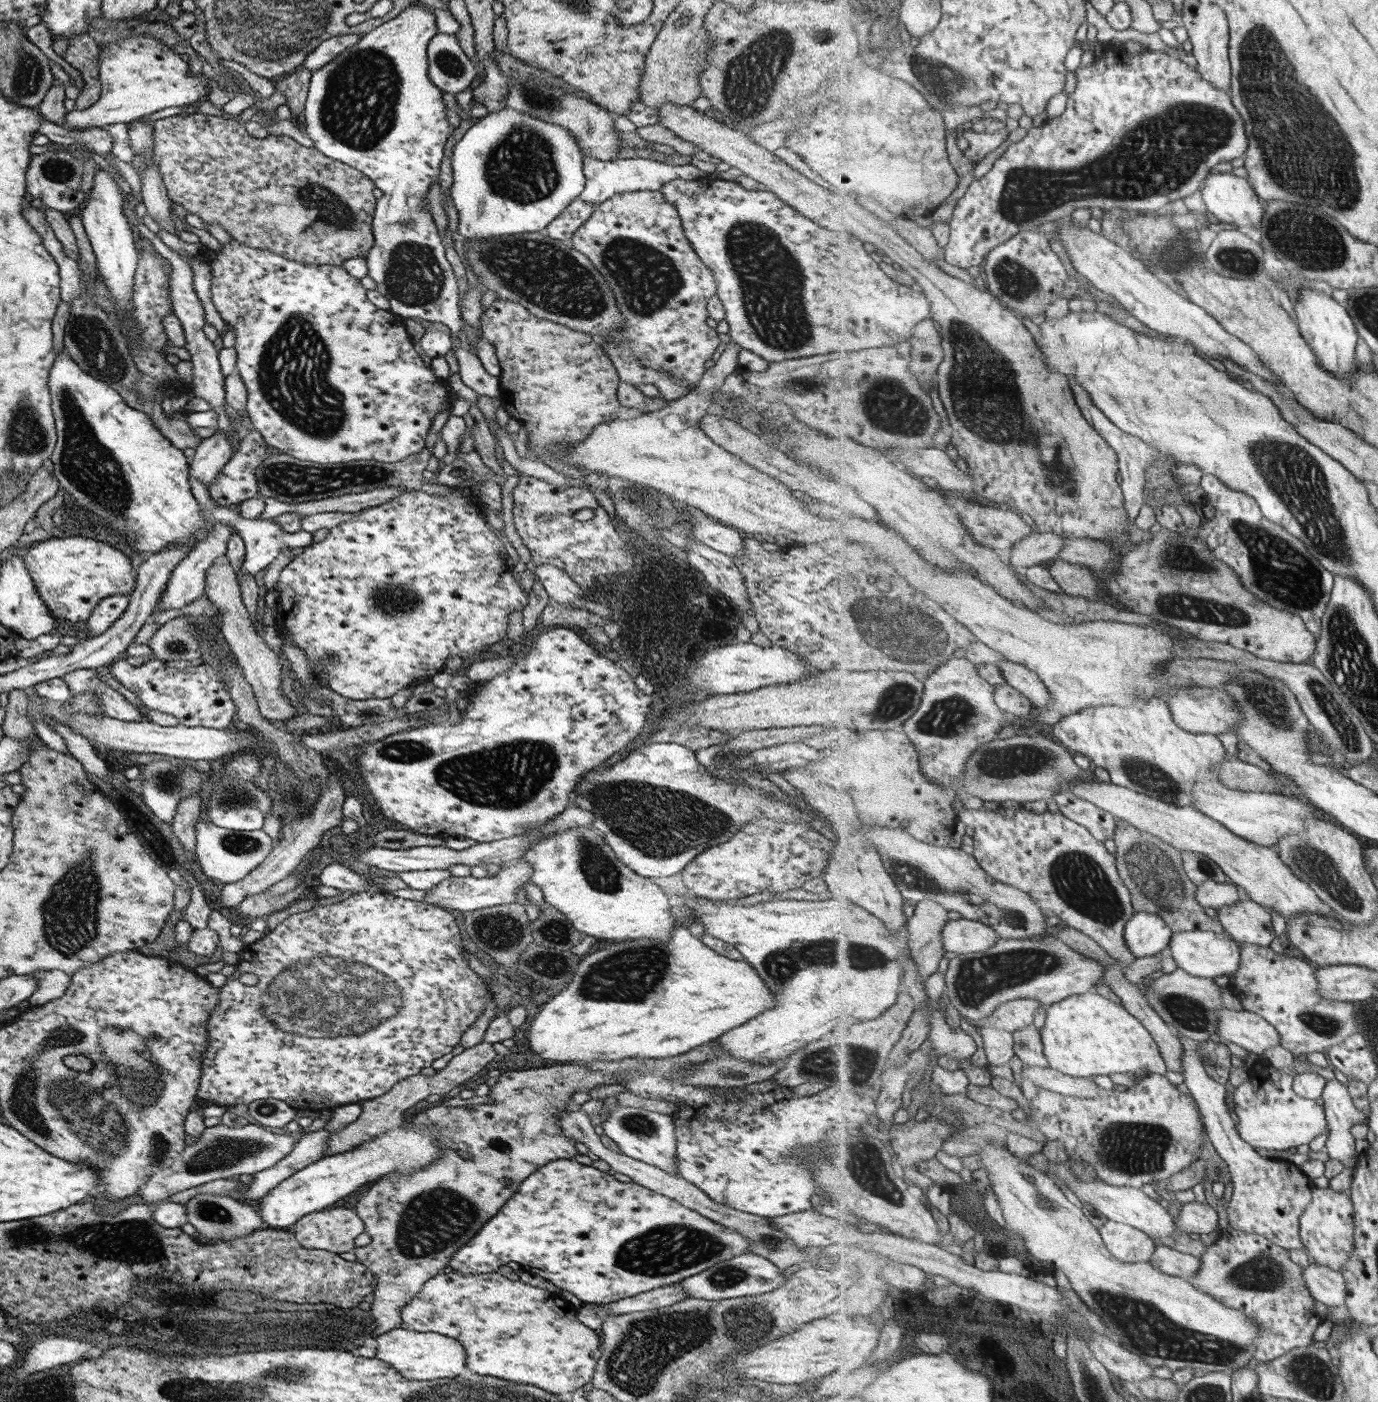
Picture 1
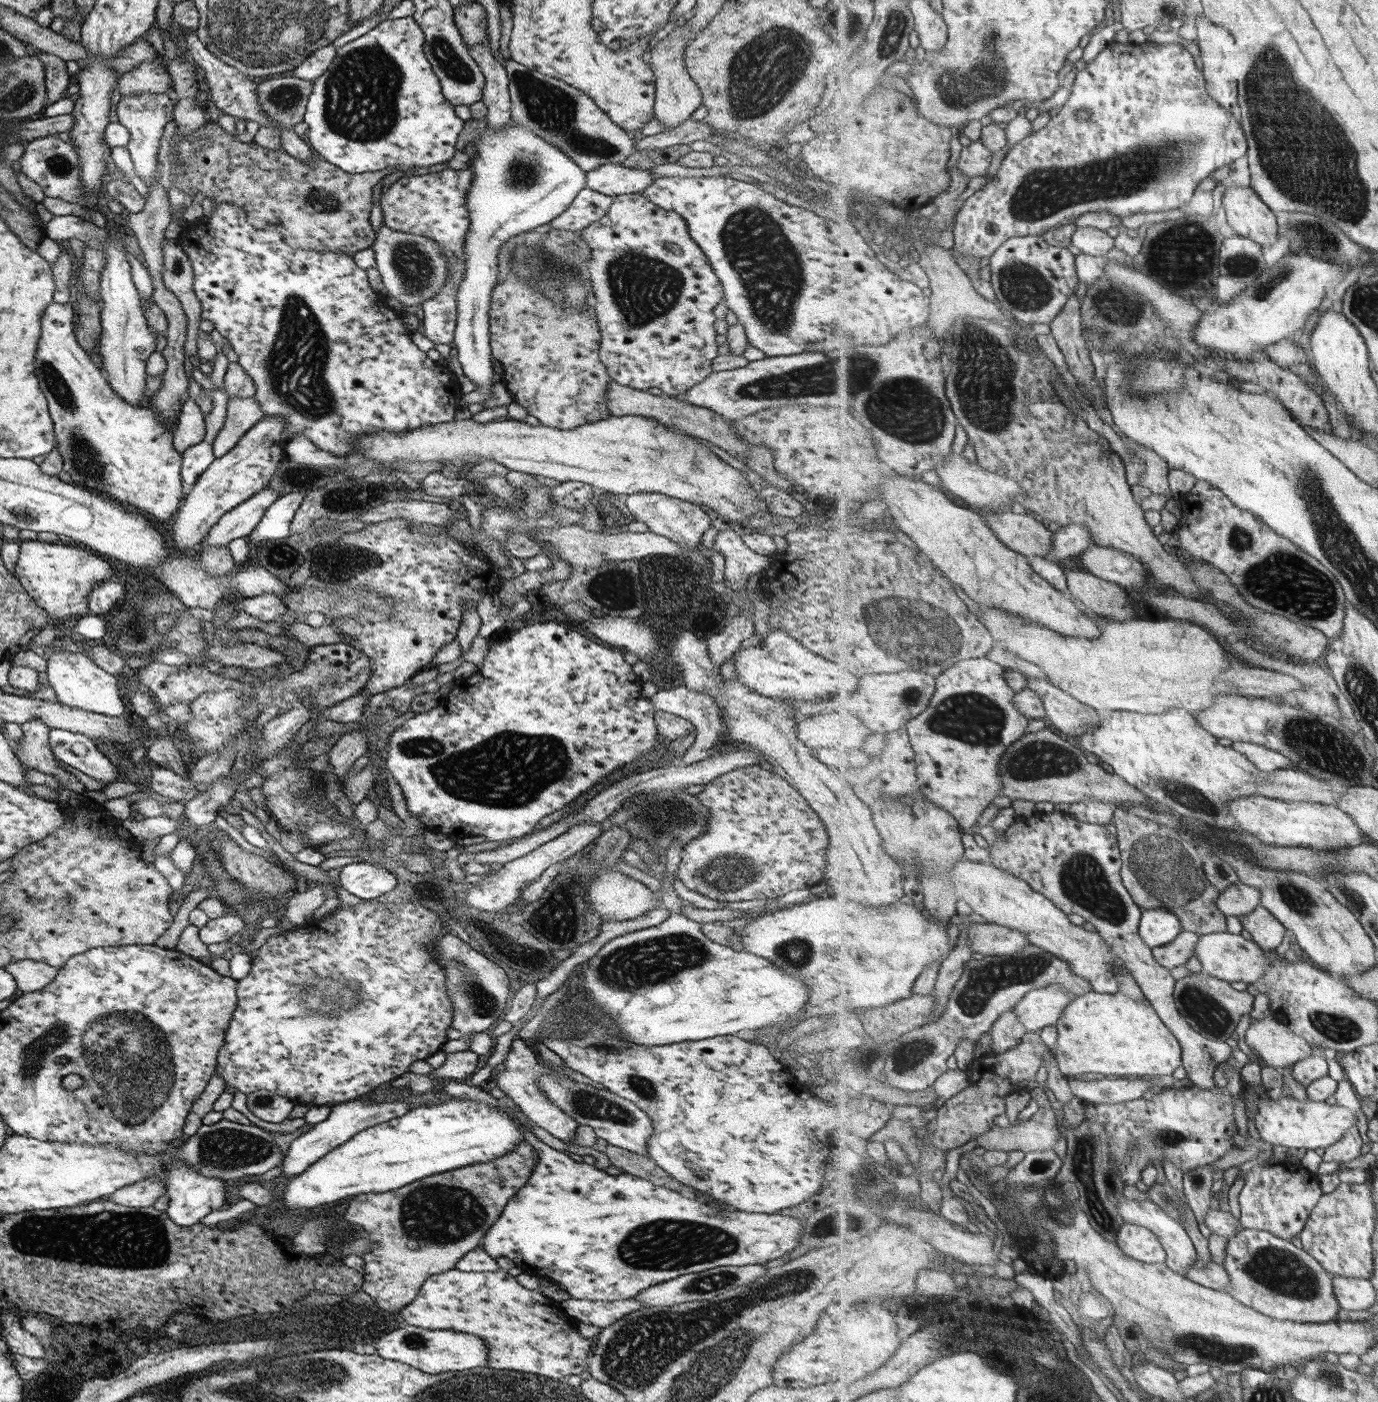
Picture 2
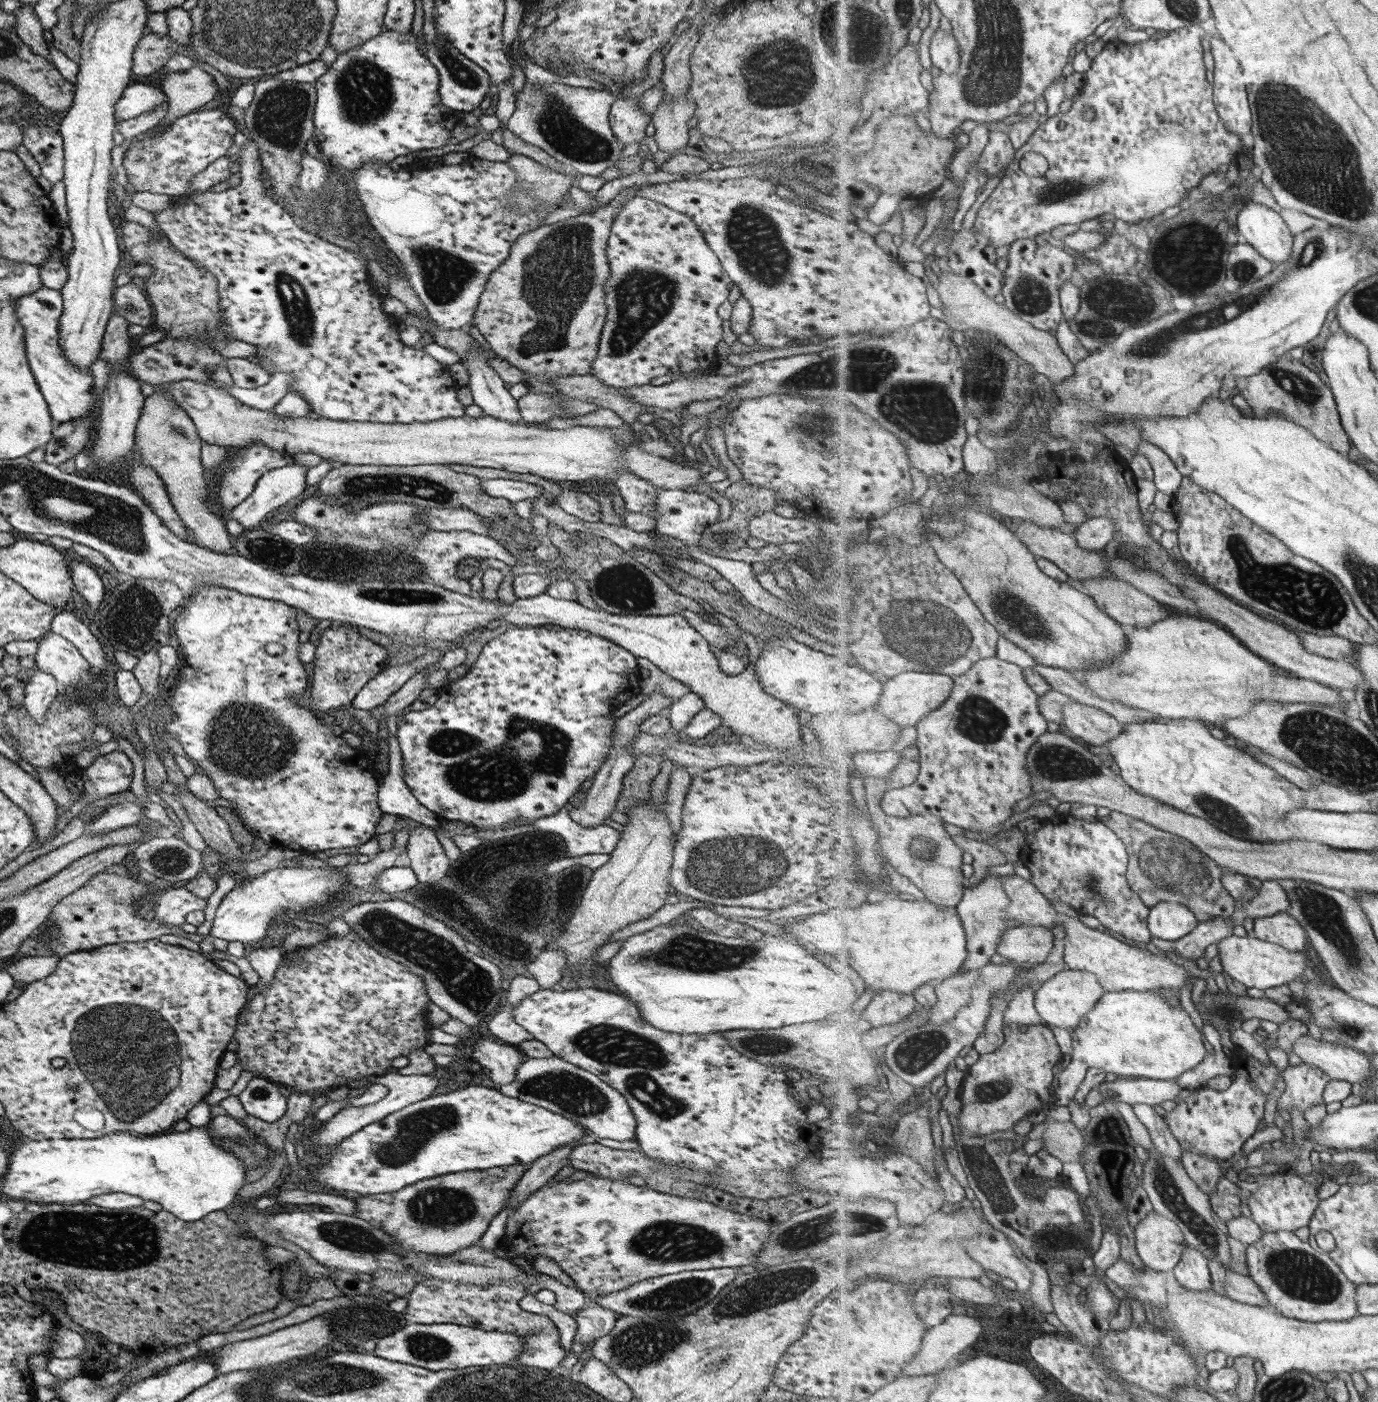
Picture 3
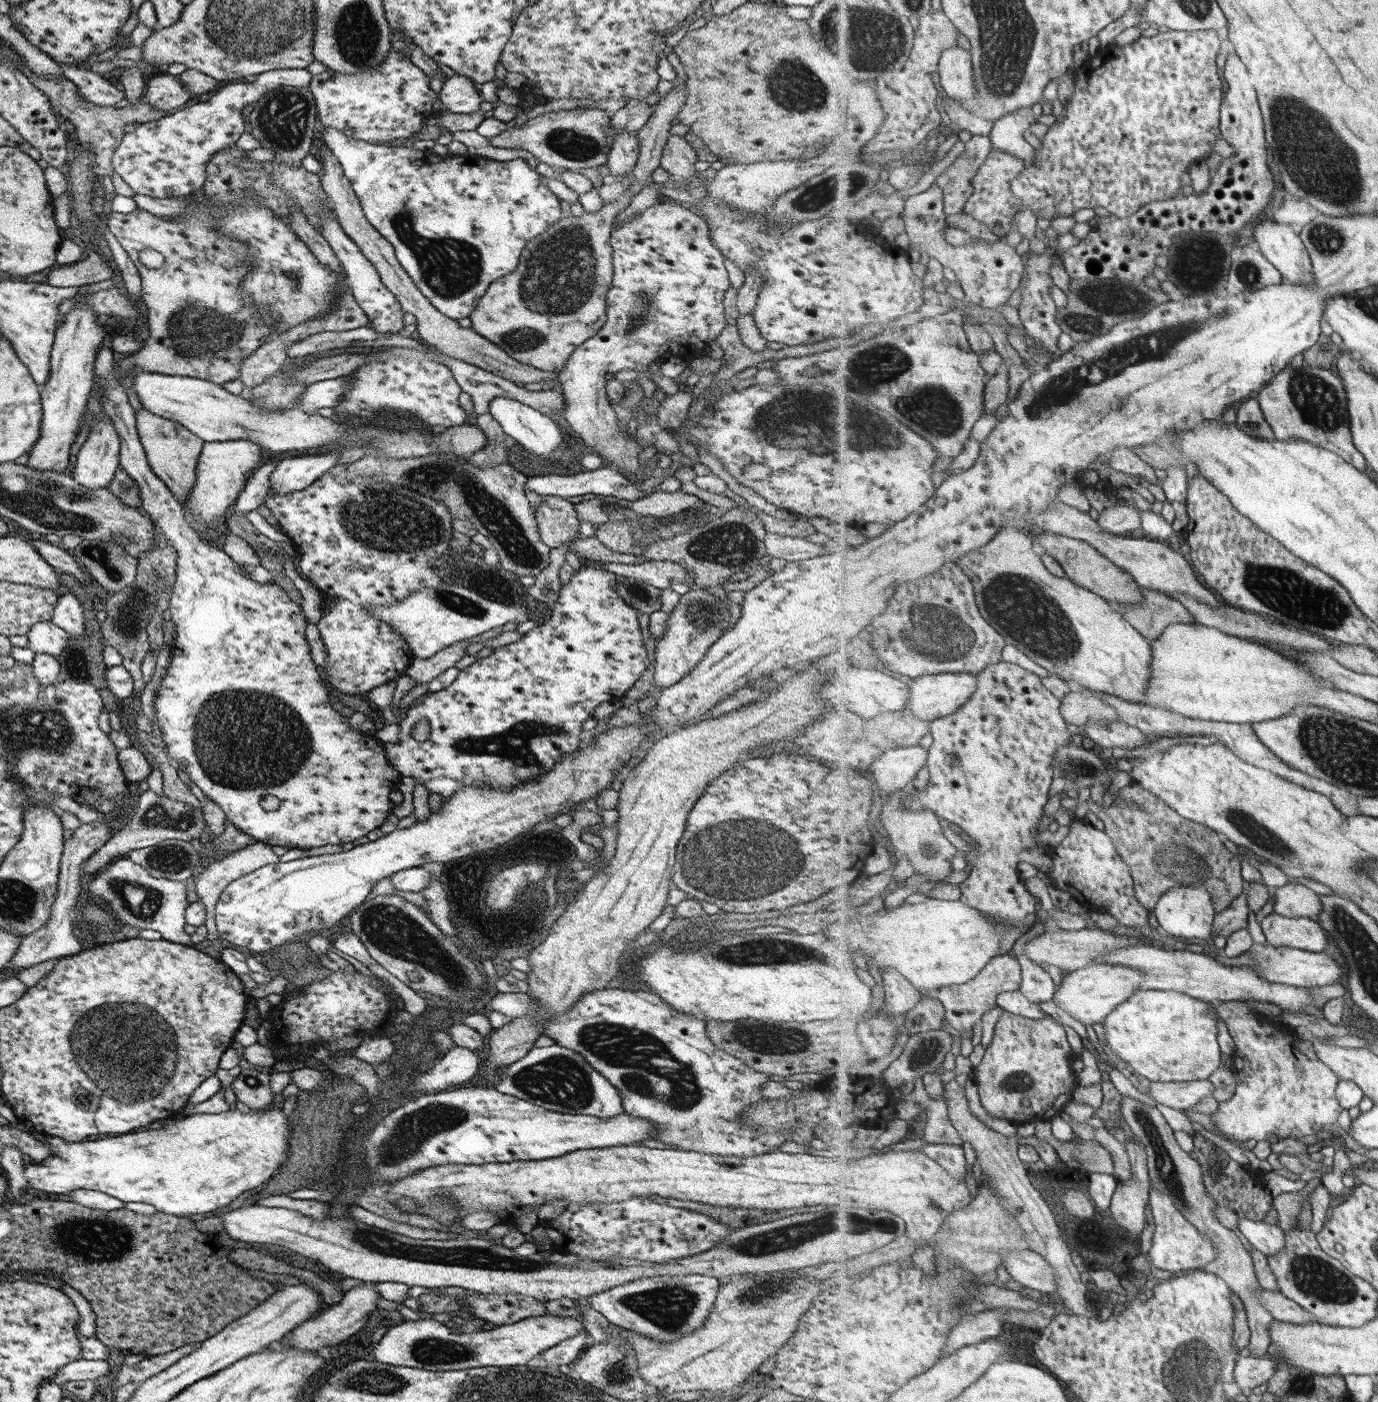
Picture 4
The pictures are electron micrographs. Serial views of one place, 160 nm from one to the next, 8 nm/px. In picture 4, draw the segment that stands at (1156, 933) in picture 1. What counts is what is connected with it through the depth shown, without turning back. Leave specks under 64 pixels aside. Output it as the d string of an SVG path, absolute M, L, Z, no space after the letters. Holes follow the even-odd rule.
M1181 885L1177 888L1170 888L1161 902L1153 911L1159 925L1169 935L1180 936L1190 941L1212 940L1214 922L1216 922L1216 908L1214 907L1214 896L1206 888L1193 888L1189 885Z

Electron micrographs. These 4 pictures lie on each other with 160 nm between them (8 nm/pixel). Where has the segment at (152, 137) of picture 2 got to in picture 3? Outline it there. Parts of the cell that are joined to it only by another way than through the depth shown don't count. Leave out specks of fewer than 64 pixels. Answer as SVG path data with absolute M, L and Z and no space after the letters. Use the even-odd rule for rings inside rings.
M151 82L127 85L115 101L115 118L122 121L138 117L141 113L158 107L158 104L165 100L162 89Z

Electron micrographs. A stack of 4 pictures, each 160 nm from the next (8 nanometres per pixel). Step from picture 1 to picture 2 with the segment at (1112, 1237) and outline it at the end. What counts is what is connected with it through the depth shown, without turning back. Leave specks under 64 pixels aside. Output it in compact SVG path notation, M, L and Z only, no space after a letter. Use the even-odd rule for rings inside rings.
M1125 1222L1116 1242L1129 1257L1141 1262L1153 1264L1165 1263L1167 1260L1163 1243L1150 1228Z

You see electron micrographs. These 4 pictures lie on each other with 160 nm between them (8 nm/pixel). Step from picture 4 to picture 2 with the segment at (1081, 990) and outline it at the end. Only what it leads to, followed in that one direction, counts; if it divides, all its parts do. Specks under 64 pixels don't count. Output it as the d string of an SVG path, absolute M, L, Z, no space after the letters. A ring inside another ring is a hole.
M1061 986L1032 990L1017 1004L1013 1014L1018 1016L1028 1033L1040 1032L1047 1026L1057 1026L1063 1011L1075 1001L1075 994L1065 992Z

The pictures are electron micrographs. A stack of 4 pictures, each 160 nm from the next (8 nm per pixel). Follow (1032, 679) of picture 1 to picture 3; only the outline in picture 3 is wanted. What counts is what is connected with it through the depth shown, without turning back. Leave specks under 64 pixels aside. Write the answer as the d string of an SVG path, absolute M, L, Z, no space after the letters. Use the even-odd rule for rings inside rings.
M1075 701L1065 705L1064 713L1066 732L1092 746L1103 747L1117 738L1126 727L1107 712Z

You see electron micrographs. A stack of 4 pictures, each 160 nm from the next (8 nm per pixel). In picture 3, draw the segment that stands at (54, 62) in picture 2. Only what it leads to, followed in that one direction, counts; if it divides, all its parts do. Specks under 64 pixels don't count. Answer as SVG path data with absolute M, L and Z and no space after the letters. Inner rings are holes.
M29 4L21 5L21 8L13 11L17 26L15 26L15 35L31 49L36 55L42 59L50 61L48 46L43 38L42 28L37 16L34 14L33 7Z

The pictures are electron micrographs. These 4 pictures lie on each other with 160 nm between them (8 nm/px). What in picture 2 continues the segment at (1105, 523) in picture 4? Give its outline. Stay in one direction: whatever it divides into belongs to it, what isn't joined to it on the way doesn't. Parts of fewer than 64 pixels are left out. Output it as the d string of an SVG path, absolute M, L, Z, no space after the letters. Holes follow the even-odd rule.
M1081 524L1065 526L1060 528L1055 534L1053 553L1049 555L1049 559L1076 557L1096 545L1091 530L1087 526L1081 526Z

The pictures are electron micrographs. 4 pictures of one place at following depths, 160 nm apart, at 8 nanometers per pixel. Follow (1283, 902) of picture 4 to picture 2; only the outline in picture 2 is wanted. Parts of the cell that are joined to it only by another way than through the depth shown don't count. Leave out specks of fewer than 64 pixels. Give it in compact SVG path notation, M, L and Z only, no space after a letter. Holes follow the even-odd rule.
M1238 881L1222 891L1217 904L1227 916L1251 914L1262 904L1263 893L1260 888Z

